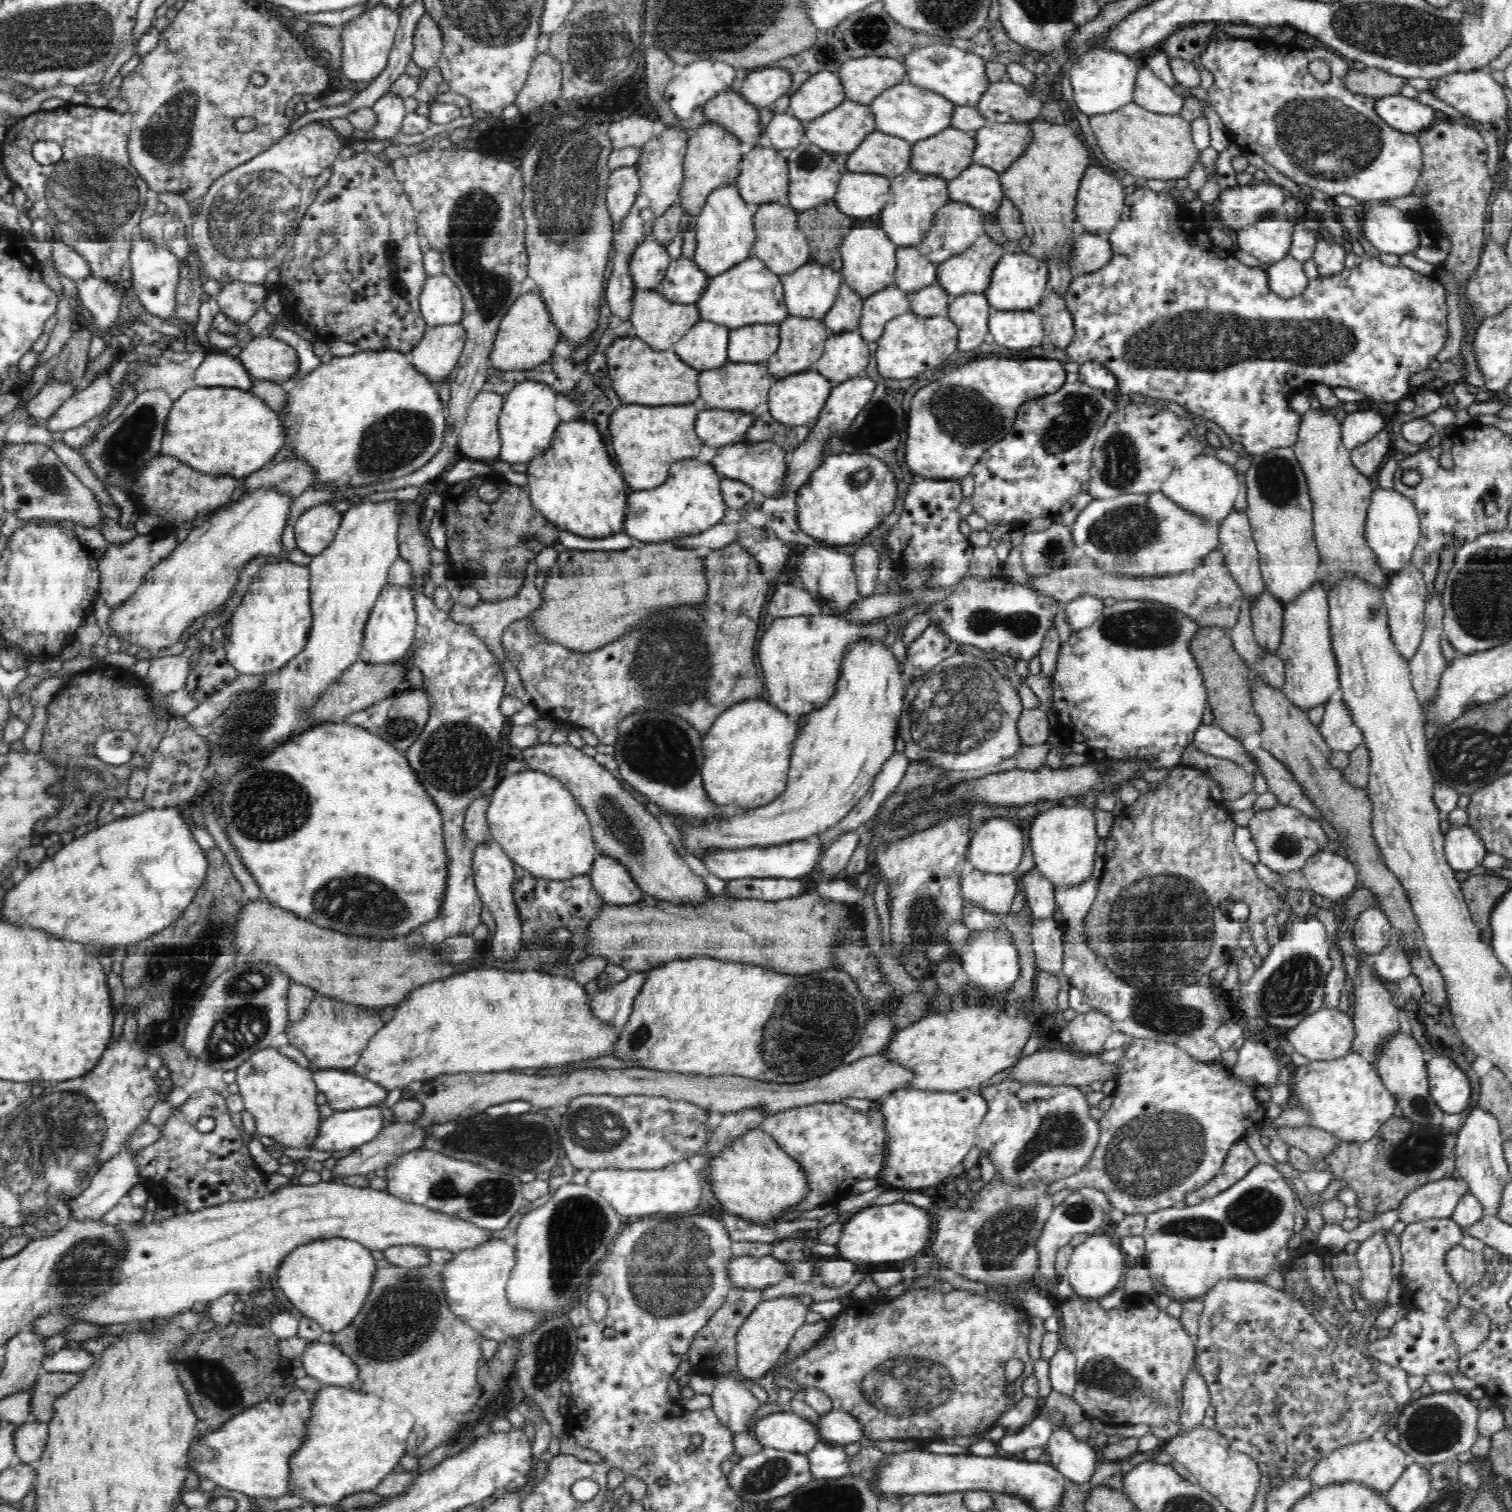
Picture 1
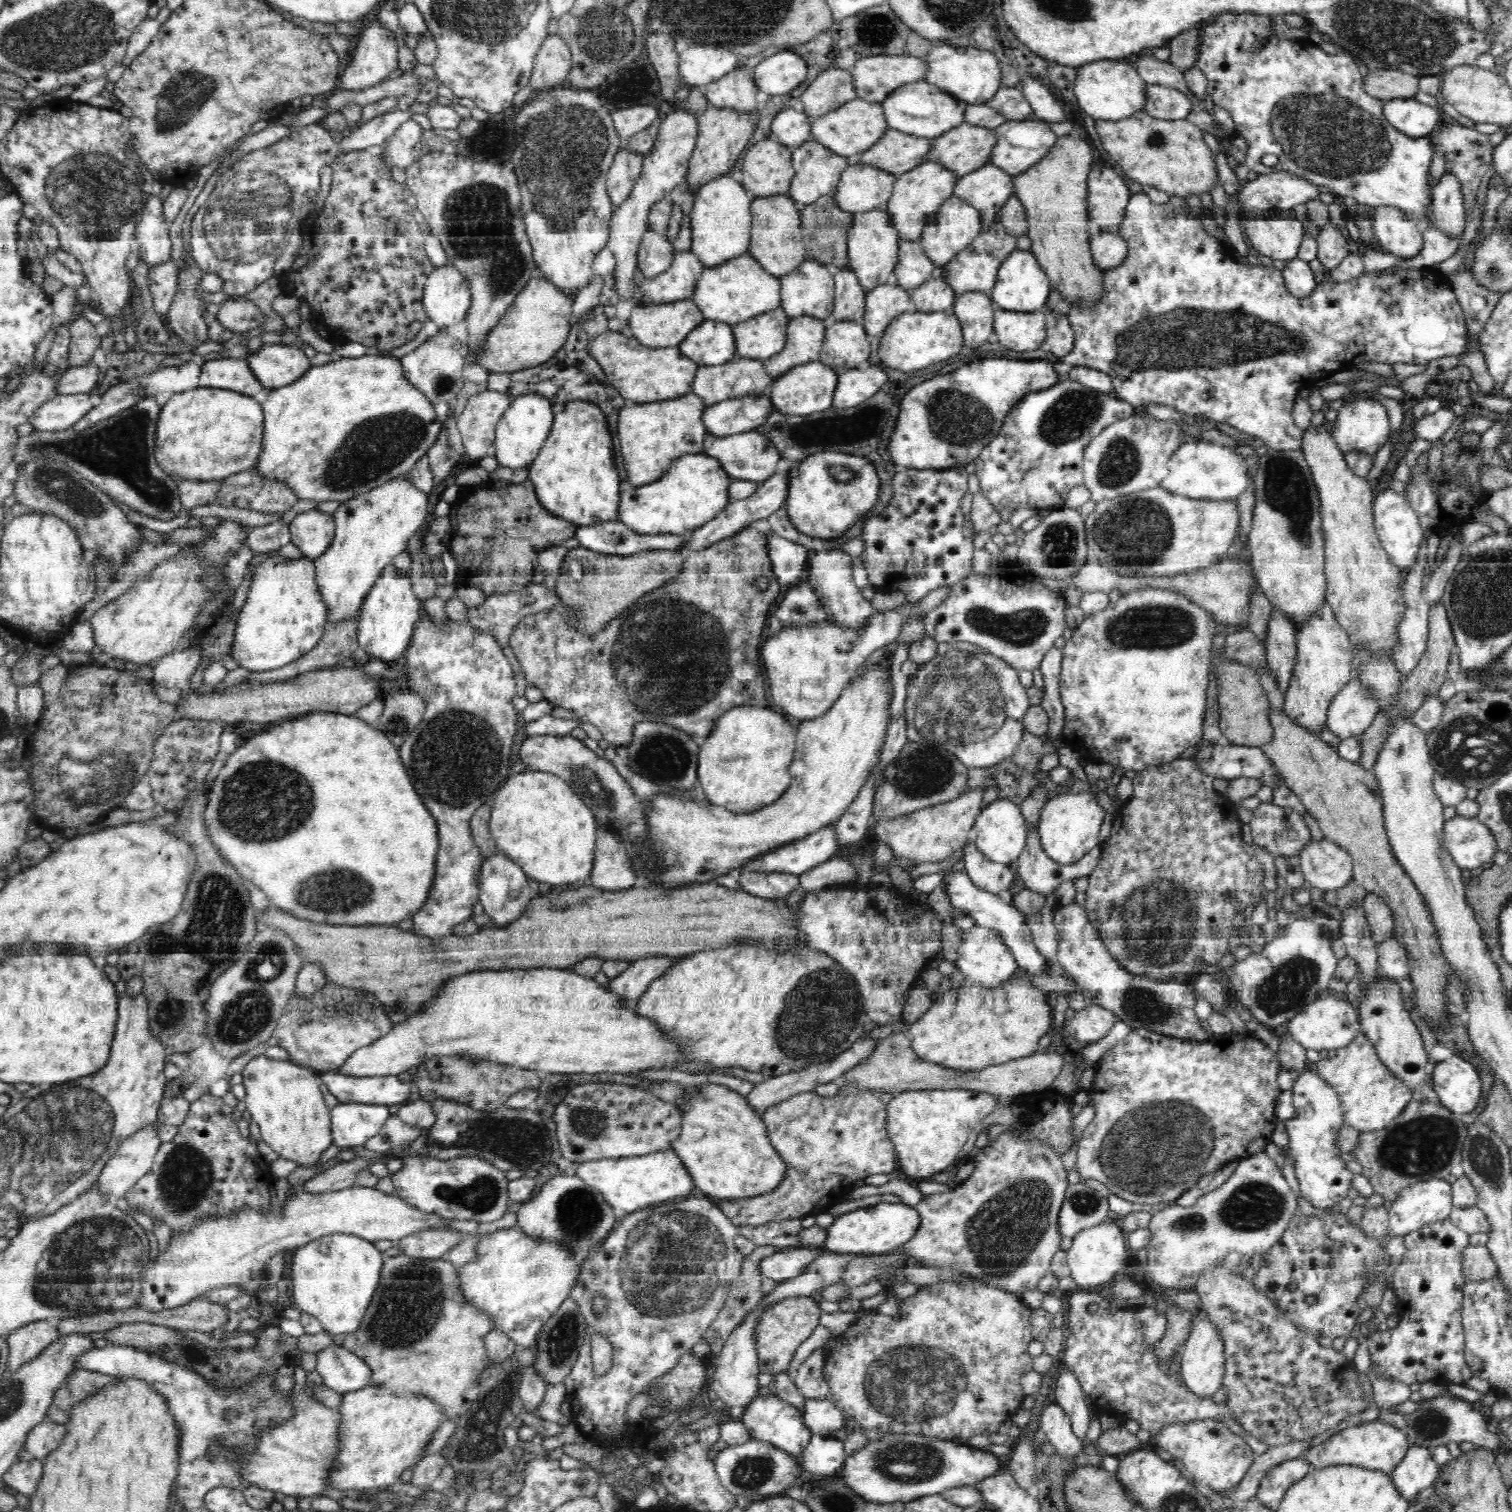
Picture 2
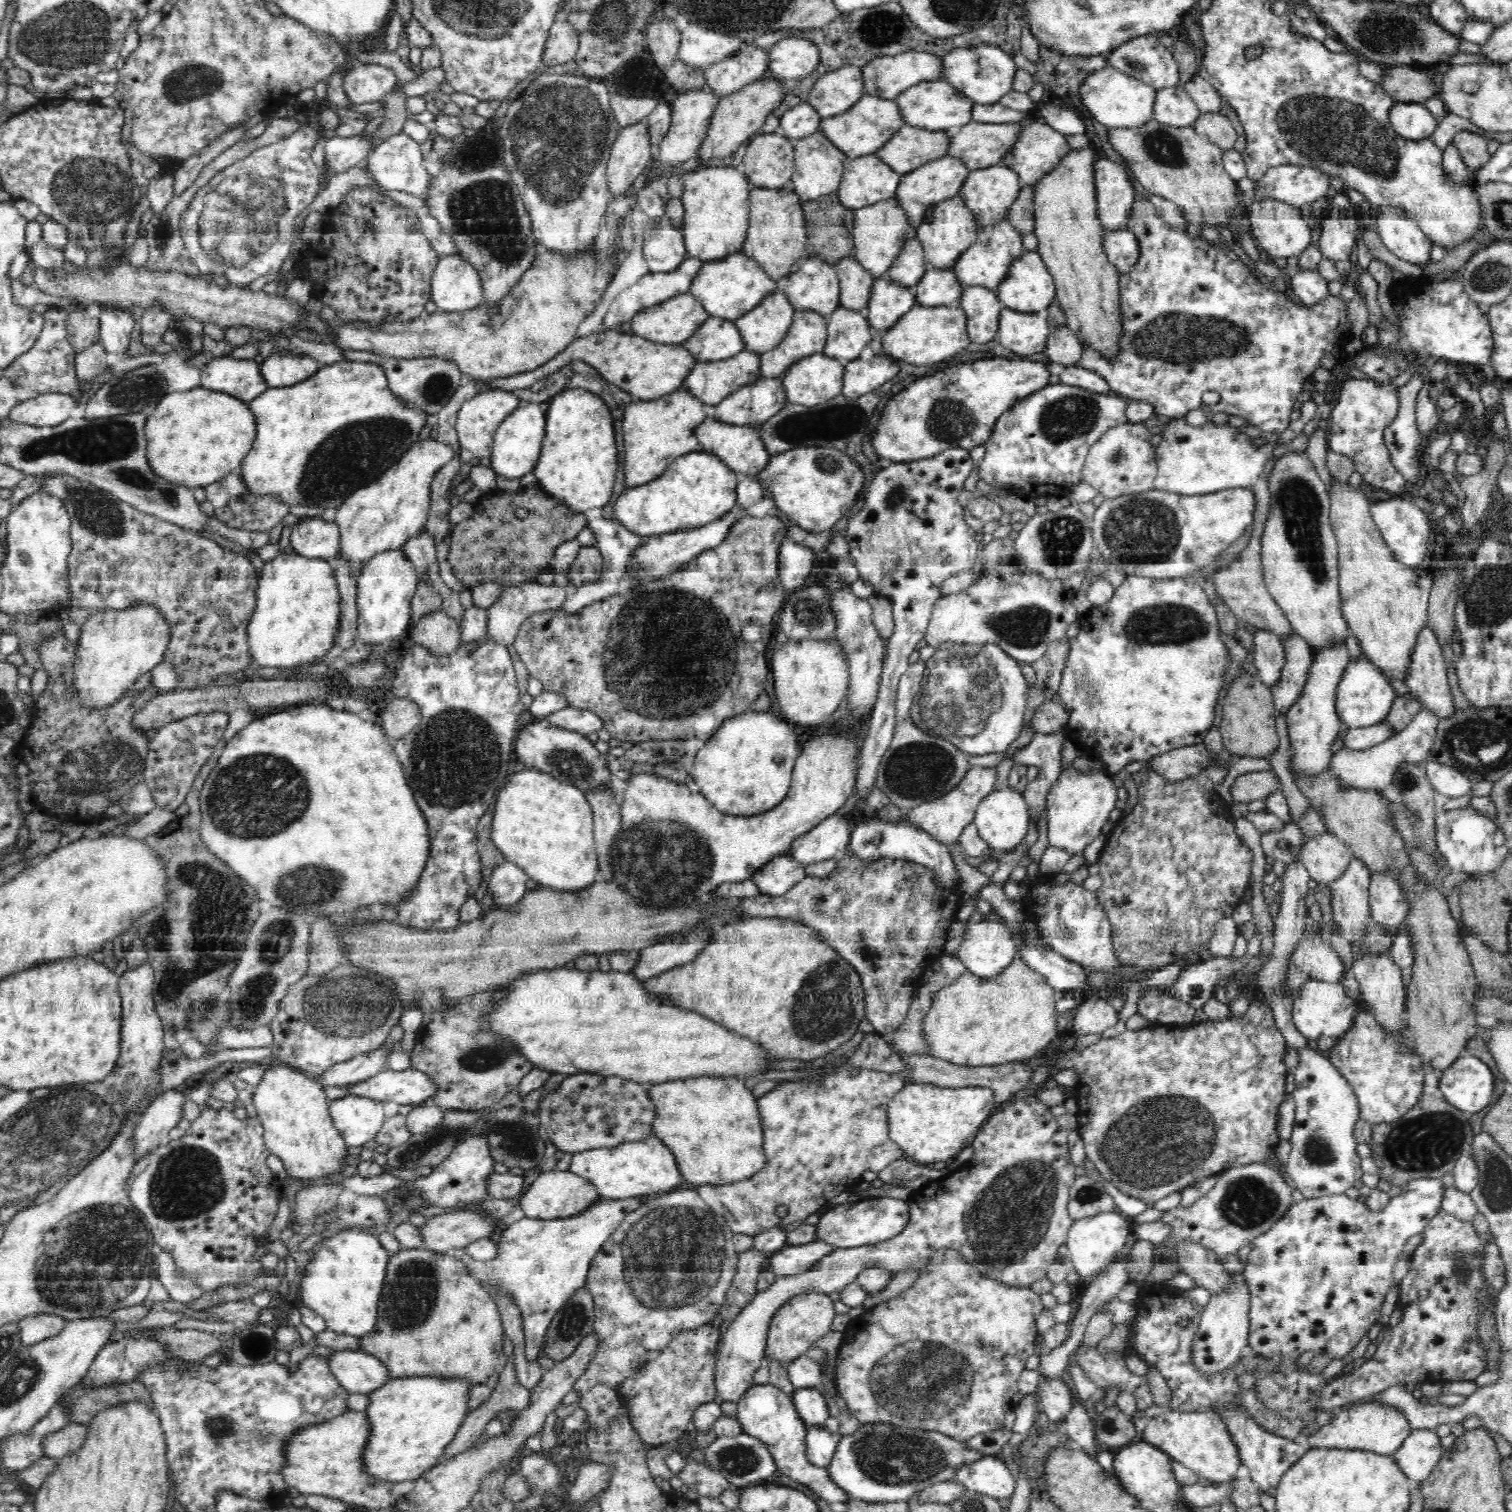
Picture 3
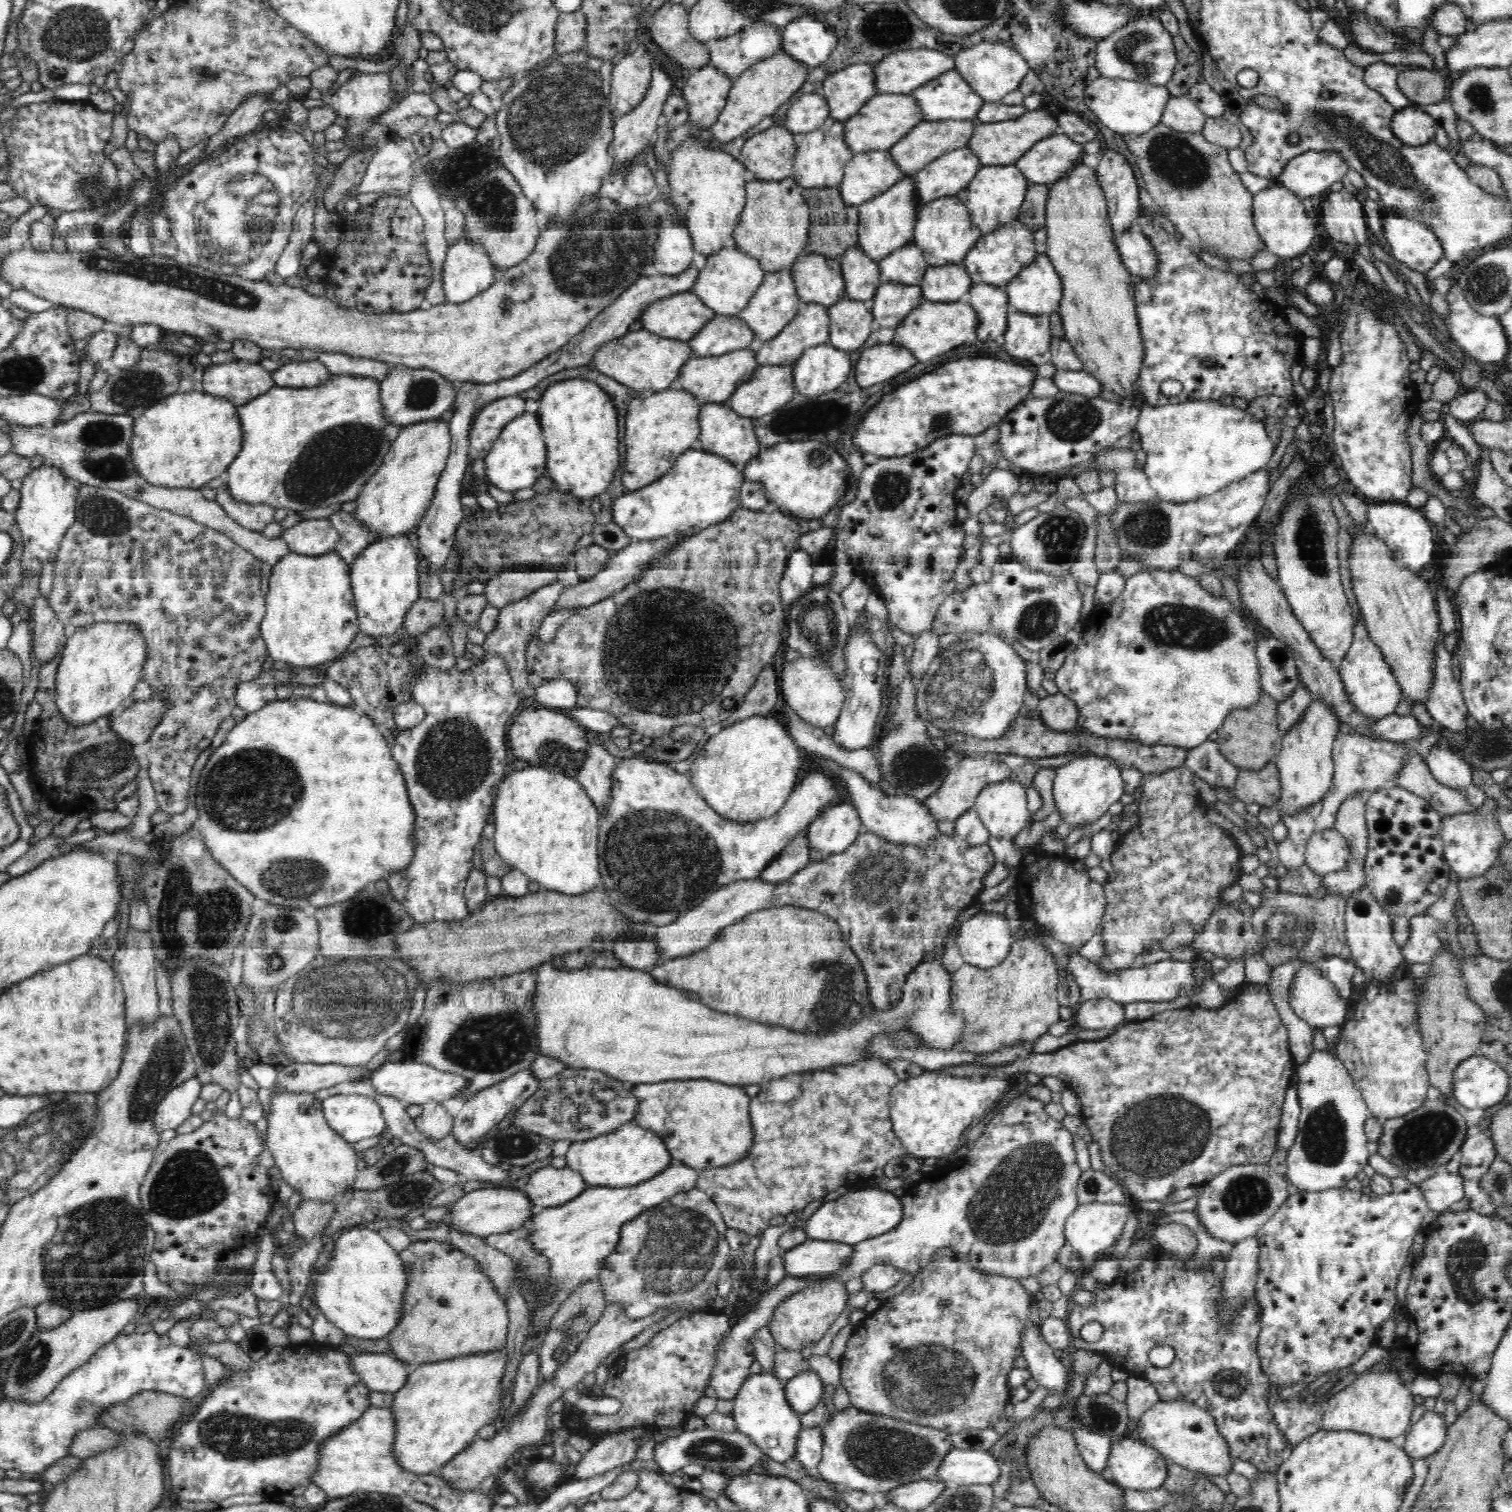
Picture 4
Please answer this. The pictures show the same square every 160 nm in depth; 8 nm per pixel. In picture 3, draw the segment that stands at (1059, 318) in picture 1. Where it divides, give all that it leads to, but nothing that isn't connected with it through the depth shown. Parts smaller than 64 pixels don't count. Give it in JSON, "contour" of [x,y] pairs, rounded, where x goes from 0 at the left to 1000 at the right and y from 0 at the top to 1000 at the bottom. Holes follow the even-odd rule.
{"contour":[[[705,215],[695,217],[690,234],[692,239],[709,243],[713,241],[713,238],[716,238],[717,229],[707,219]]]}

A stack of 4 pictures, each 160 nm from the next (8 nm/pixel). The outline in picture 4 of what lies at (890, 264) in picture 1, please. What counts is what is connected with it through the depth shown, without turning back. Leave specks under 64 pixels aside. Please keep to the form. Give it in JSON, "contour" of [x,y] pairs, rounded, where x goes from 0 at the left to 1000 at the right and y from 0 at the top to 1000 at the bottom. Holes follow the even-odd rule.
{"contour":[[[597,115],[595,118],[585,126],[585,128],[579,129],[574,134],[567,136],[567,163],[570,163],[577,171],[582,173],[587,168],[590,168],[591,165],[594,165],[603,160],[606,142],[609,136],[605,120],[605,115]]]}

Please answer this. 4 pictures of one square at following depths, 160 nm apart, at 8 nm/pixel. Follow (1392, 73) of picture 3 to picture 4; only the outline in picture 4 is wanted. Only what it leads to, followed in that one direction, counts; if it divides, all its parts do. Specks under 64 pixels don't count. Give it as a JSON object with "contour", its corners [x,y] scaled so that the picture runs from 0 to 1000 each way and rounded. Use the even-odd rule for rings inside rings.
{"contour":[[[933,44],[925,47],[925,59],[937,70],[946,69],[955,66],[956,63],[956,51],[948,46]]]}

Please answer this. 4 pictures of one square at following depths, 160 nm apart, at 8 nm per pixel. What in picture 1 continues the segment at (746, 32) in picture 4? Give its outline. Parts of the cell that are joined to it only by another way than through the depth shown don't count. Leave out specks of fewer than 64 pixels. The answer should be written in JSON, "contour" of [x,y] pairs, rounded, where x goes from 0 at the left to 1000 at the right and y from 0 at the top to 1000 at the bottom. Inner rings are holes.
{"contour":[[[483,57],[474,62],[474,65],[469,65],[464,71],[466,79],[478,81],[481,87],[487,89],[489,95],[505,95],[507,93],[503,89],[501,71],[492,65],[489,60],[489,57]]]}

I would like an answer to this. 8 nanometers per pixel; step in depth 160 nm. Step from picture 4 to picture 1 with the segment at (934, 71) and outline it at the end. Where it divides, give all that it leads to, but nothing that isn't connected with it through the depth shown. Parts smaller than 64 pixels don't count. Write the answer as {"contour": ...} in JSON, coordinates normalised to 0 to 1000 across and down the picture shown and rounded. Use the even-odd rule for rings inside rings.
{"contour":[[[575,36],[558,41],[554,48],[558,54],[560,65],[575,69],[585,60],[598,54],[601,44],[593,37]]]}

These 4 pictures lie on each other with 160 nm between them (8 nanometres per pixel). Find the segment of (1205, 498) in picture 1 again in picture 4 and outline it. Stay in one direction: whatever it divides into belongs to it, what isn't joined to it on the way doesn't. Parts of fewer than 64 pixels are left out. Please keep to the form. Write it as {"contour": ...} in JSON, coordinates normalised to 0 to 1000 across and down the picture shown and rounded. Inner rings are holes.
{"contour":[[[784,264],[780,267],[770,267],[767,269],[754,268],[753,278],[751,286],[755,290],[755,296],[758,299],[757,313],[767,330],[776,333],[790,331],[806,326],[810,322],[829,312],[839,307],[843,294],[839,290],[837,280],[829,278],[825,272],[816,269],[808,269],[804,264]]]}

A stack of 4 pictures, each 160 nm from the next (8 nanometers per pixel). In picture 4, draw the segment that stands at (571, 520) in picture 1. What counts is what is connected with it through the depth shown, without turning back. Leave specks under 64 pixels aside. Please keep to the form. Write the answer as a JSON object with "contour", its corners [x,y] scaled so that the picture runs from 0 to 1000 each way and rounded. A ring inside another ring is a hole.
{"contour":[[[378,250],[364,254],[356,266],[354,274],[362,295],[362,315],[367,319],[368,324],[378,325],[381,329],[386,331],[399,327],[410,307],[409,274],[405,267],[404,261],[392,251]]]}

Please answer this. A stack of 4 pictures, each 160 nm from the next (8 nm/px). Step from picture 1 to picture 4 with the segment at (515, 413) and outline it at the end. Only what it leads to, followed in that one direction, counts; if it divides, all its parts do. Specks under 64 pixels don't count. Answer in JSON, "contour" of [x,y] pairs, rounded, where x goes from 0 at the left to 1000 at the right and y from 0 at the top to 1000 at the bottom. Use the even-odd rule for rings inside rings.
{"contour":[[[348,273],[341,278],[336,279],[330,289],[325,293],[321,301],[321,315],[327,321],[339,326],[345,323],[352,323],[357,316],[362,315],[362,295],[355,274]]]}

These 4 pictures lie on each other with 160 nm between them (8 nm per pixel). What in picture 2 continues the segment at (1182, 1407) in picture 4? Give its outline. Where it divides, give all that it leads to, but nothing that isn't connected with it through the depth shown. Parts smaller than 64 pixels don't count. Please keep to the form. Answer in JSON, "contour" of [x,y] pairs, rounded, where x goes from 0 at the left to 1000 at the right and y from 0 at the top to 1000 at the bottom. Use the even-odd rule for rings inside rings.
{"contour":[[[804,938],[772,941],[761,951],[765,957],[772,959],[776,965],[780,966],[792,981],[805,987],[812,987],[819,983],[827,972],[831,962],[822,950],[815,948]]]}

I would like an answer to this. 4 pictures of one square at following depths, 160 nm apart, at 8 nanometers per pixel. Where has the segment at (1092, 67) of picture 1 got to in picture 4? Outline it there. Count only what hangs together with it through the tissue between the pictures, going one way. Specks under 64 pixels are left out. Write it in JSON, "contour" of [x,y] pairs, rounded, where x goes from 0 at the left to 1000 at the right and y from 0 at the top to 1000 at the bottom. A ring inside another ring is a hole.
{"contour":[[[728,50],[718,59],[718,70],[731,85],[743,89],[755,89],[768,82],[774,61],[771,56],[764,57],[751,53],[731,52]]]}

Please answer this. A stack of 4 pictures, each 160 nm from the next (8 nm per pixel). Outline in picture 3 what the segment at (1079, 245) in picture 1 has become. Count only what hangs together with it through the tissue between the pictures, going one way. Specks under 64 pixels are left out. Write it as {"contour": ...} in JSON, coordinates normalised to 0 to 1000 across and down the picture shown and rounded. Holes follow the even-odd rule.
{"contour":[[[741,151],[729,157],[729,165],[741,181],[746,181],[753,172],[753,158],[745,151]]]}

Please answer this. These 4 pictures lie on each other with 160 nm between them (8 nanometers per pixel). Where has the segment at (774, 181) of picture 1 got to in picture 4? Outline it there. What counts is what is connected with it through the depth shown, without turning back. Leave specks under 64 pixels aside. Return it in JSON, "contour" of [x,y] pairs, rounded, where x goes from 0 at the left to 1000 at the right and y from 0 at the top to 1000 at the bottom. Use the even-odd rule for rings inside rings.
{"contour":[[[509,83],[497,89],[488,104],[499,118],[513,120],[524,116],[526,89],[519,83]]]}

